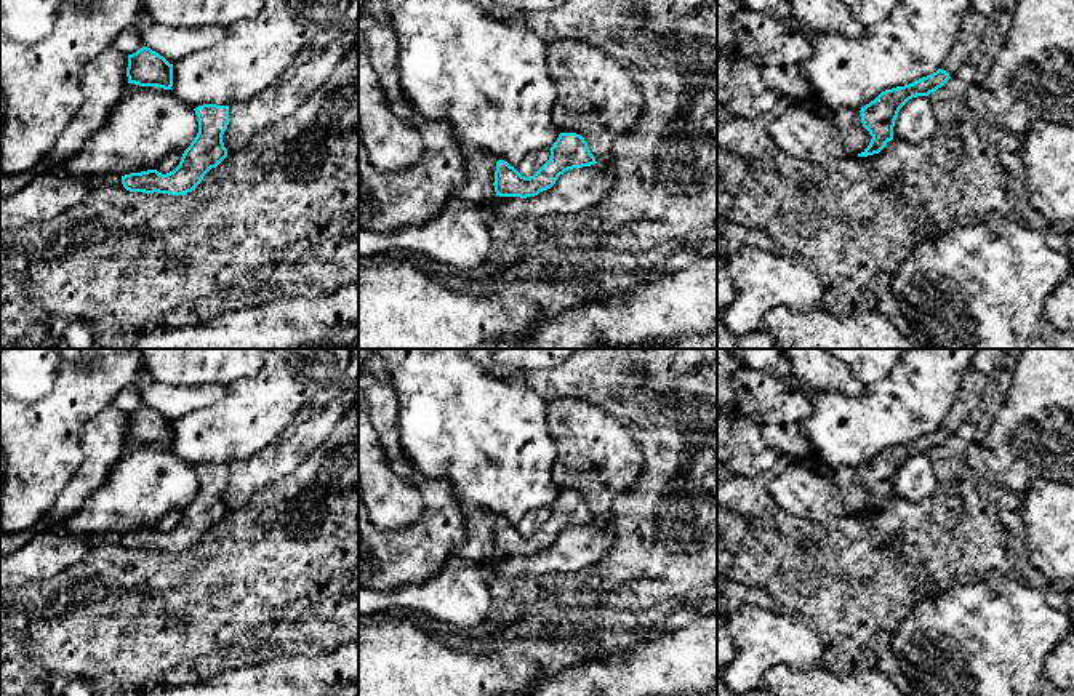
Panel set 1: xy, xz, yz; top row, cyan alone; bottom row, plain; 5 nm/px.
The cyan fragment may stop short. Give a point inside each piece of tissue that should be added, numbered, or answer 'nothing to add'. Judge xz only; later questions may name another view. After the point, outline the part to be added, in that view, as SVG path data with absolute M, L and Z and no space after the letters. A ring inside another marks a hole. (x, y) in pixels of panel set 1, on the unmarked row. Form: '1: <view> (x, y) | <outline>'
nothing to add

